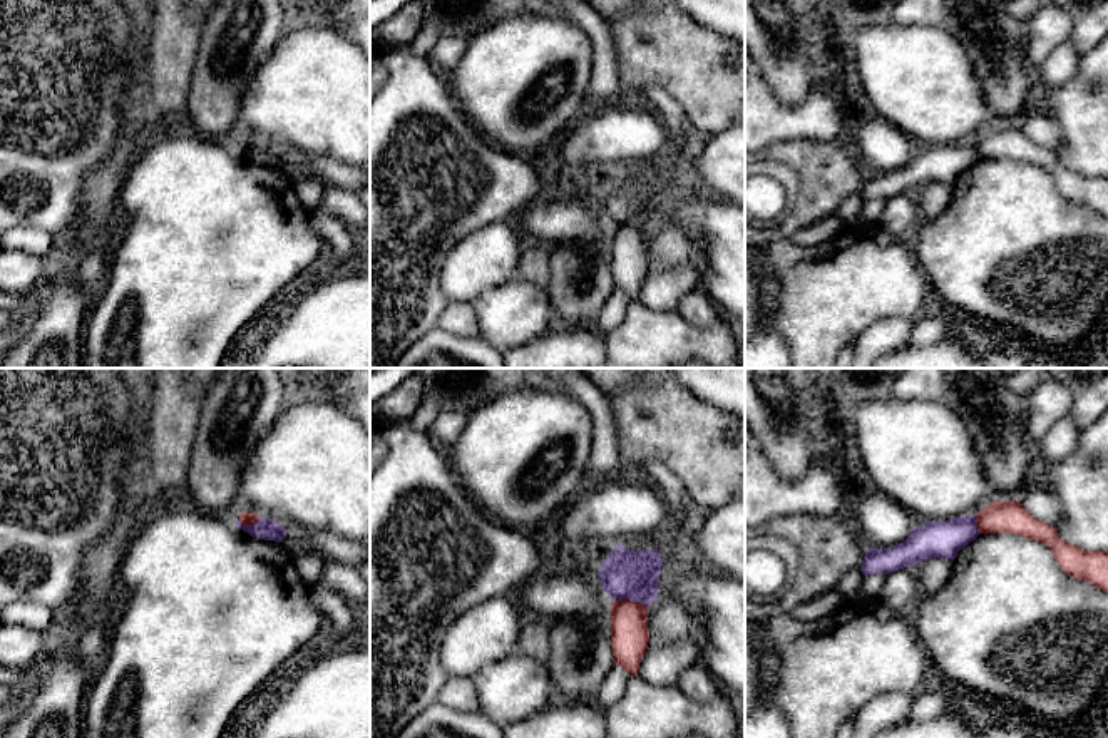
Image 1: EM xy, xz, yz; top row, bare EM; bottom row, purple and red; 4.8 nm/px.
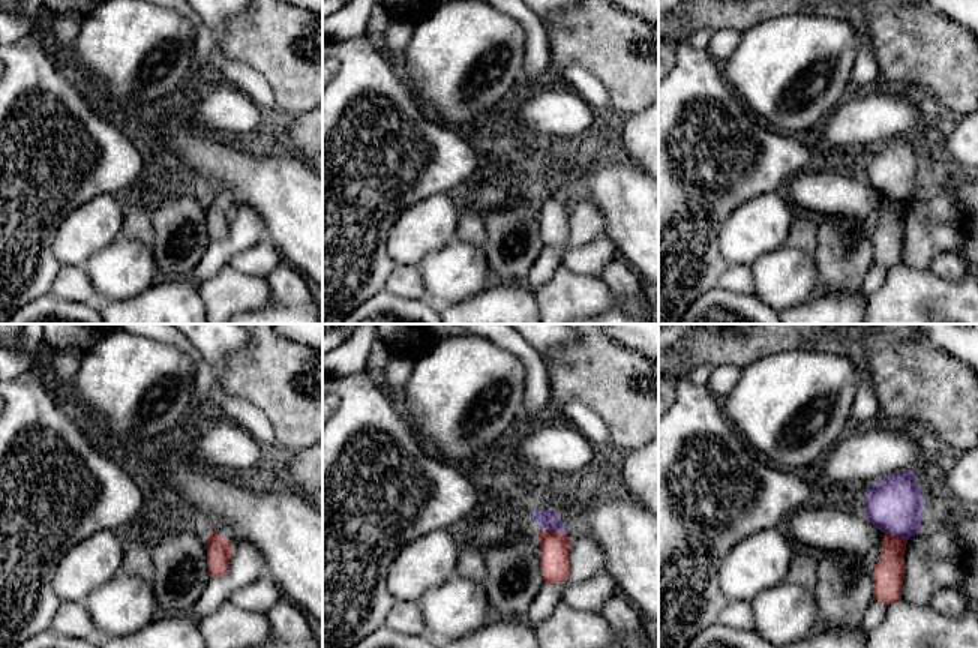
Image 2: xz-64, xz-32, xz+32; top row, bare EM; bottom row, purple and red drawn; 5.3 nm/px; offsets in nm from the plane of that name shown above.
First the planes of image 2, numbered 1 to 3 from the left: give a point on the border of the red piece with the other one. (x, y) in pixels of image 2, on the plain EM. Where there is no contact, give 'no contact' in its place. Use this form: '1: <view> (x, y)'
1: no contact
2: xz-32 (554, 194)
3: xz+32 (896, 198)

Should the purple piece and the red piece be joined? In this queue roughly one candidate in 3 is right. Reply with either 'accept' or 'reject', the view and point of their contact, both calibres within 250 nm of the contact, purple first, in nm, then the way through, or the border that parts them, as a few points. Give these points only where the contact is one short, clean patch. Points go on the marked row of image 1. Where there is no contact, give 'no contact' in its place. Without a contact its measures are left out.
reject; contact xz (631, 599); calibres 240 and 180 nm; border xz (613, 599), (633, 599), (648, 606)

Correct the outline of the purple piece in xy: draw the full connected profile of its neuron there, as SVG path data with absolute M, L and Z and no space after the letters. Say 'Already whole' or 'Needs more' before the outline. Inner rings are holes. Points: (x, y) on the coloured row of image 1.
Already whole. M263 515L253 525L244 525L239 520L236 522L236 525L249 536L264 541L283 542L286 536L286 529L281 524Z

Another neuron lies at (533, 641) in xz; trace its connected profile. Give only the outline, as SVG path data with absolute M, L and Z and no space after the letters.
M546 619L522 624L516 654L529 656L536 661L546 661L551 653L549 636L551 628Z

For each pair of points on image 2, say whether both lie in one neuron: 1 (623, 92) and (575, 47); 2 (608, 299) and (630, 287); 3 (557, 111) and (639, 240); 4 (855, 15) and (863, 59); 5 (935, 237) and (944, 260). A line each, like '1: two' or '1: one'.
1: one
2: two
3: two
4: one
5: two

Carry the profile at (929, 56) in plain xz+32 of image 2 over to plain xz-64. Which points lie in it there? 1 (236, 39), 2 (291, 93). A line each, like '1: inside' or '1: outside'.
1: inside
2: inside

